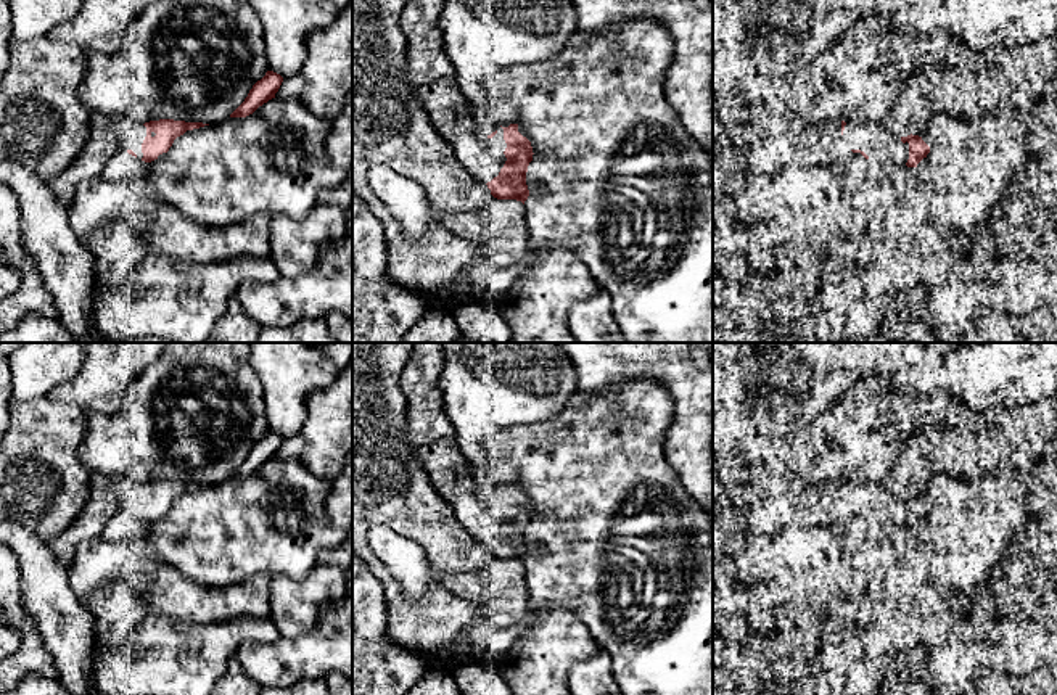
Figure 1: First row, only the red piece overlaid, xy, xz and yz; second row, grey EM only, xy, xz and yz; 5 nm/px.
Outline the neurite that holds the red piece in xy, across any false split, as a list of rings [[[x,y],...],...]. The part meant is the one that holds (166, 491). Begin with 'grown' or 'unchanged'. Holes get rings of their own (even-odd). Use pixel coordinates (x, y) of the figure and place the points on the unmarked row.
grown | [[[95,475],[90,500],[79,516],[51,541],[51,552],[64,568],[69,568],[79,544],[101,536],[106,523],[116,513],[127,512],[151,523],[167,513],[177,497],[204,486],[209,484],[174,479],[138,484],[125,476]]]

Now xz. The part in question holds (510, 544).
grown | [[[455,436],[417,447],[417,457],[439,492],[452,507],[459,523],[484,542],[497,560],[524,565],[528,526],[533,521],[531,502],[518,492],[518,484],[502,487],[486,499],[475,494],[470,460]]]

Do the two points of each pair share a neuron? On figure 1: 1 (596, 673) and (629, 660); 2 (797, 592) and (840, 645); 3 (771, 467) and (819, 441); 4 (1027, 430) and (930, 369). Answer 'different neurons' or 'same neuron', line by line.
1: different neurons
2: different neurons
3: same neuron
4: different neurons

